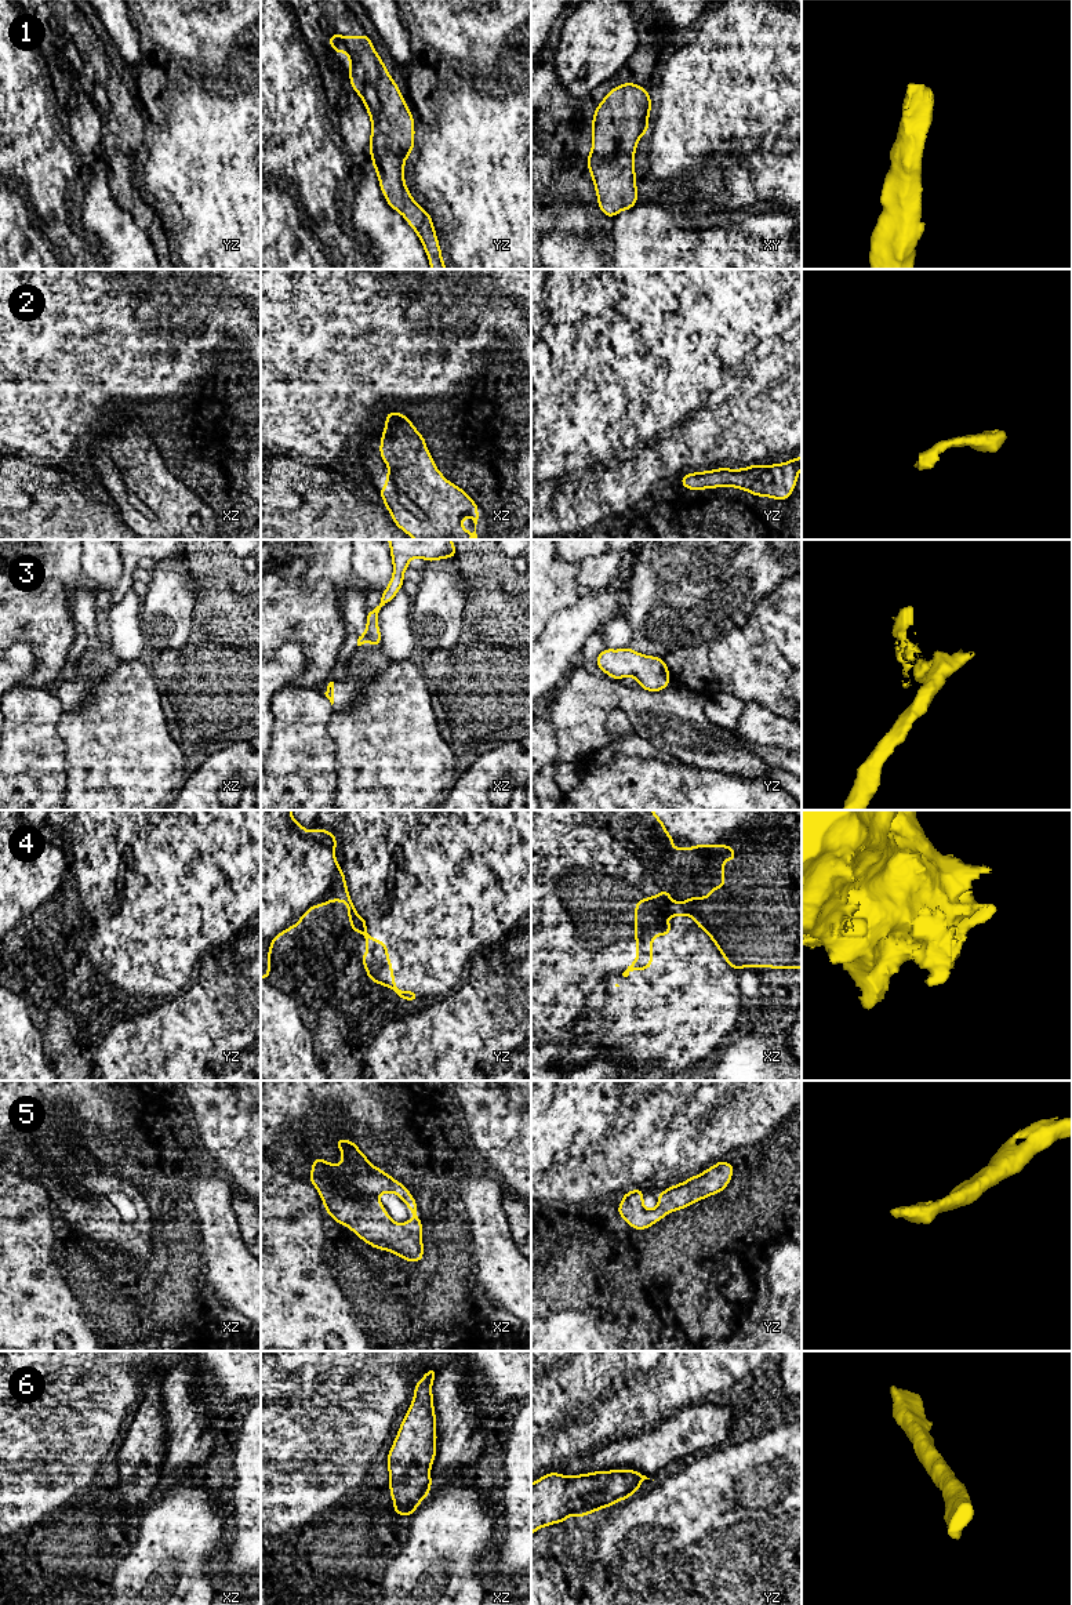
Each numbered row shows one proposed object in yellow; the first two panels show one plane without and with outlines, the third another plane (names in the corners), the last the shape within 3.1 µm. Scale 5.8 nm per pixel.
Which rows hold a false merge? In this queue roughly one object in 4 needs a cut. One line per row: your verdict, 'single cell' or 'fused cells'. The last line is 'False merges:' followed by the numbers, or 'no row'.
1: single cell
2: single cell
3: fused cells
4: single cell
5: single cell
6: single cell
False merges: 3

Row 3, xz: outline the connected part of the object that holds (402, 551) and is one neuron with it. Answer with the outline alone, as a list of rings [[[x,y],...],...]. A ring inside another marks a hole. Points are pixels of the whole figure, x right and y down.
[[[388,540],[390,545],[390,556],[393,562],[393,575],[385,592],[381,593],[381,603],[371,611],[366,613],[367,640],[379,647],[381,632],[377,622],[377,616],[382,606],[388,604],[403,587],[403,574],[407,570],[408,562],[414,558],[422,558],[426,562],[433,562],[446,558],[455,558],[455,545],[451,540]]]

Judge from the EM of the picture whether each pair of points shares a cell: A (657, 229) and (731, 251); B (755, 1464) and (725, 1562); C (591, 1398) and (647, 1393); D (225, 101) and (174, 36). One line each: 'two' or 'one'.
A: one
B: one
C: one
D: two

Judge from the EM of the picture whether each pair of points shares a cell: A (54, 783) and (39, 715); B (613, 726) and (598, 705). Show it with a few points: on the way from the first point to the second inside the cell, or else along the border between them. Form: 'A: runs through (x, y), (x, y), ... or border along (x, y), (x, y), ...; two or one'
A: runs through (47, 766), (47, 755), (39, 747), (39, 732); one
B: border along (609, 712), (621, 710), (635, 732); two

